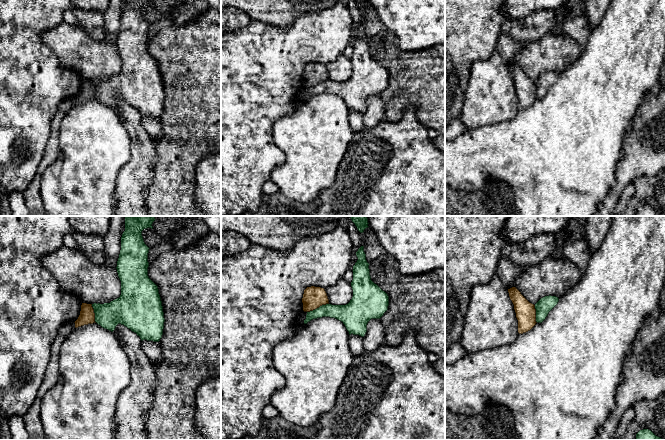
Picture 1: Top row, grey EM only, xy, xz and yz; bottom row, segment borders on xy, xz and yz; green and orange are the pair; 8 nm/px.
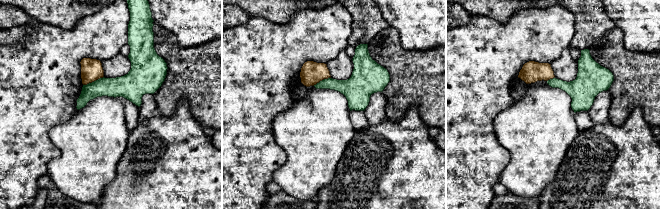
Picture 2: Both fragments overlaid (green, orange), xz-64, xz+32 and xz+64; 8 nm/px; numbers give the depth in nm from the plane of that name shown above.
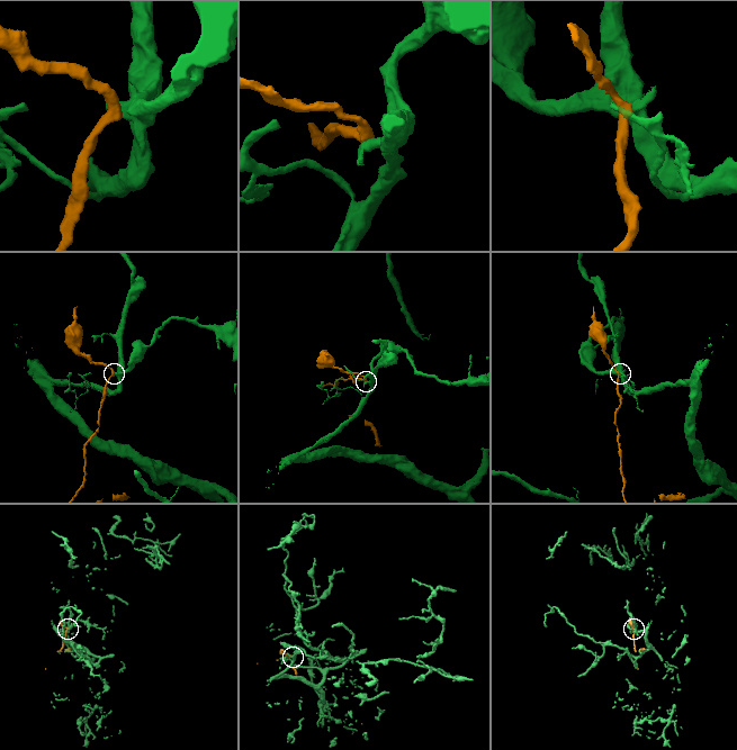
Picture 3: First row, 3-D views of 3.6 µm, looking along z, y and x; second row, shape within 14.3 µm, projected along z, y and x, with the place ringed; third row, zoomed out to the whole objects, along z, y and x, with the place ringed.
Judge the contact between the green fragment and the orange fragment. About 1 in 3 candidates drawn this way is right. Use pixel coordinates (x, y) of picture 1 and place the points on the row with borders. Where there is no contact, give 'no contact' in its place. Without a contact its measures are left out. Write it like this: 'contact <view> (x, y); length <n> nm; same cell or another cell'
contact xz (317, 308); length 190 nm; another cell

